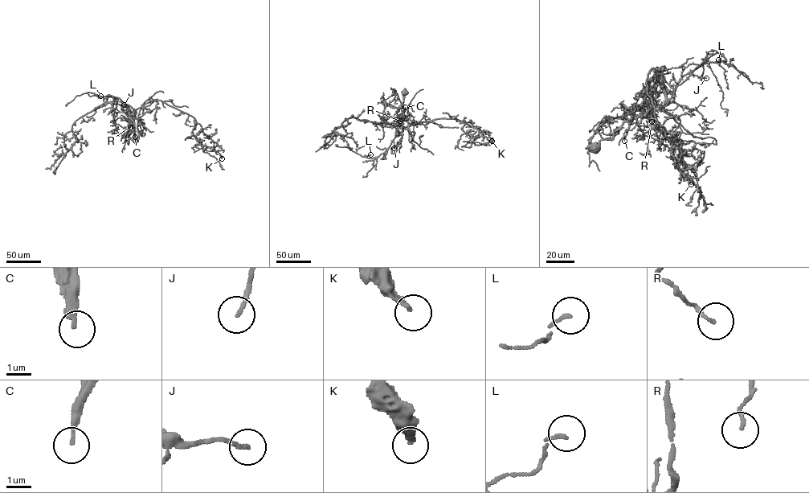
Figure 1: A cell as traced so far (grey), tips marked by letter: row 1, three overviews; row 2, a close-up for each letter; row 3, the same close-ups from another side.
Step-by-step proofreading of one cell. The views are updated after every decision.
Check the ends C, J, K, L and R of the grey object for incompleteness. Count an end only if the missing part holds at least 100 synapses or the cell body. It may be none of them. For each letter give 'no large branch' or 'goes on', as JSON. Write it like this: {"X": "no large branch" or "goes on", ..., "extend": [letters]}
{"C": "goes on", "J": "no large branch", "K": "no large branch", "L": "no large branch", "R": "no large branch", "extend": ["C"]}

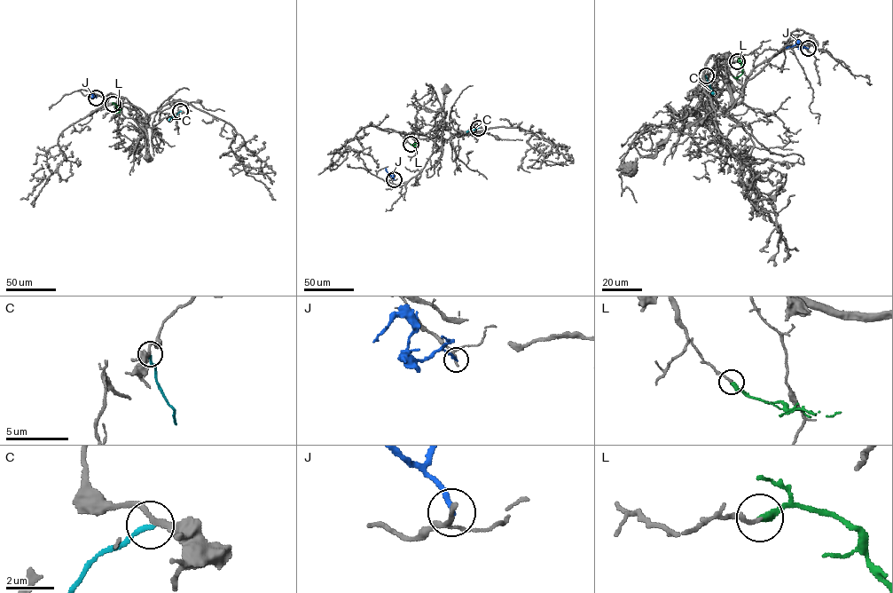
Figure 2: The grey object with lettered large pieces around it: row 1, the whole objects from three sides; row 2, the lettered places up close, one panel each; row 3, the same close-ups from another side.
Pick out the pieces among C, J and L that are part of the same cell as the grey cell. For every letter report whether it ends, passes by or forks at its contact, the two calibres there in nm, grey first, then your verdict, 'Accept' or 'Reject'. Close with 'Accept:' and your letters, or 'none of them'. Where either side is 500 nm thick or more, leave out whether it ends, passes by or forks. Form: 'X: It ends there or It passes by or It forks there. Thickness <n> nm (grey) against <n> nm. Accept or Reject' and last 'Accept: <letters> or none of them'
C: It ends there. Thickness 220 nm (grey) against 240 nm. Reject
J: It ends there. Thickness 160 nm (grey) against 200 nm. Reject
L: It ends there. Thickness 160 nm (grey) against 340 nm. Accept
Accept: L

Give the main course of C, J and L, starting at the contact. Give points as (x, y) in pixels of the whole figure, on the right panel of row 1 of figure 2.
C: (706, 75), (714, 94)
J: (808, 48), (801, 48), (797, 42), (786, 48)
L: (738, 61), (741, 63), (742, 73), (738, 77)

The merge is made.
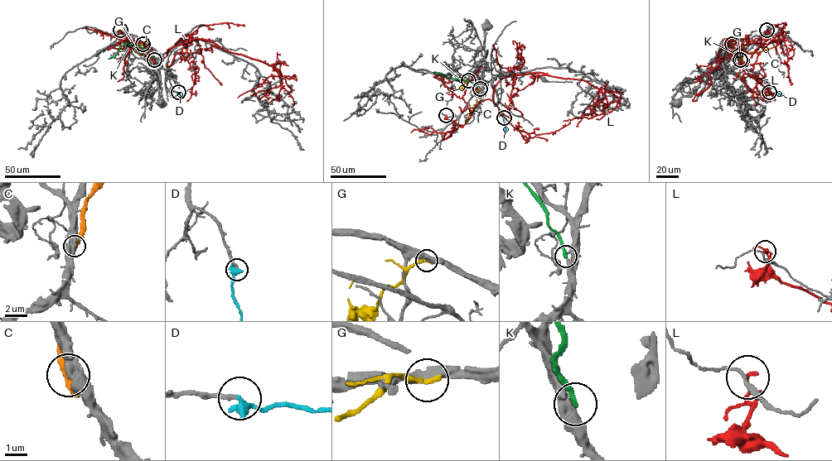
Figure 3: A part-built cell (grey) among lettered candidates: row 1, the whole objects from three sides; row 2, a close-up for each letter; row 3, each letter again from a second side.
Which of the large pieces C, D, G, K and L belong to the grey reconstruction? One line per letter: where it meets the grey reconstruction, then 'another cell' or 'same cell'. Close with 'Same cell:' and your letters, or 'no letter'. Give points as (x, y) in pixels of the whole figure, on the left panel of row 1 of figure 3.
C: (154, 60) | another cell
D: (178, 92) | same cell
G: (142, 44) | another cell
K: (154, 60) | another cell
L: (120, 30) | another cell
Same cell: D

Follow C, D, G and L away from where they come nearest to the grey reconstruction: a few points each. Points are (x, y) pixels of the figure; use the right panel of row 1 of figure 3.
C: (741, 60), (744, 54), (774, 46)
D: (769, 92), (783, 94)
G: (732, 44), (739, 50), (737, 55)
L: (766, 30), (777, 43), (758, 47), (751, 57), (726, 38), (723, 44), (732, 60), (777, 95)

